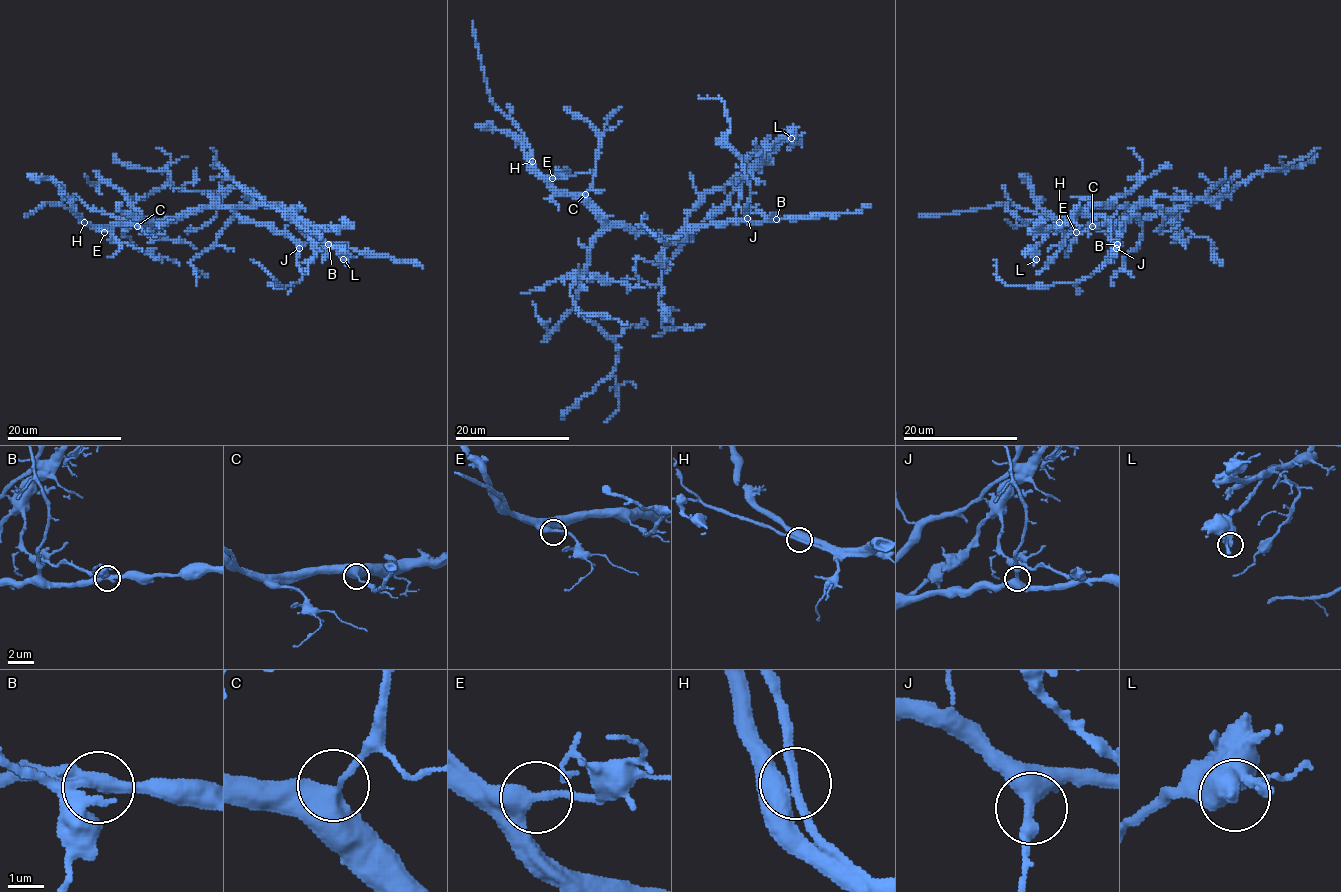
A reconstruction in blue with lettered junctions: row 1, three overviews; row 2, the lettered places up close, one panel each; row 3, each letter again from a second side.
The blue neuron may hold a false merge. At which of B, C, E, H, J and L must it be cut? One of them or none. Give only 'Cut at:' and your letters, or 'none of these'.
Cut at: B

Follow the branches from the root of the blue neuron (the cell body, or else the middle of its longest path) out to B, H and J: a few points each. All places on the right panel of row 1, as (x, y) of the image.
B: (1126, 213), (1135, 209), (1123, 222), (1117, 245)
H: (1126, 213), (1117, 222), (1096, 222), (1084, 226), (1069, 226), (1059, 222)
J: (1126, 213), (1135, 209), (1123, 222), (1116, 248)

